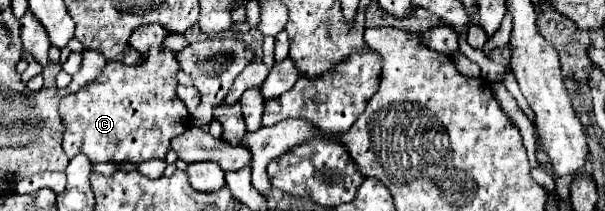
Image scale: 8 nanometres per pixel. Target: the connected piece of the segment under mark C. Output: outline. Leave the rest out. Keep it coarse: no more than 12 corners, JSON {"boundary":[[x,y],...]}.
{"boundary":[[167,32],[59,102],[67,158],[141,164],[189,128]]}

